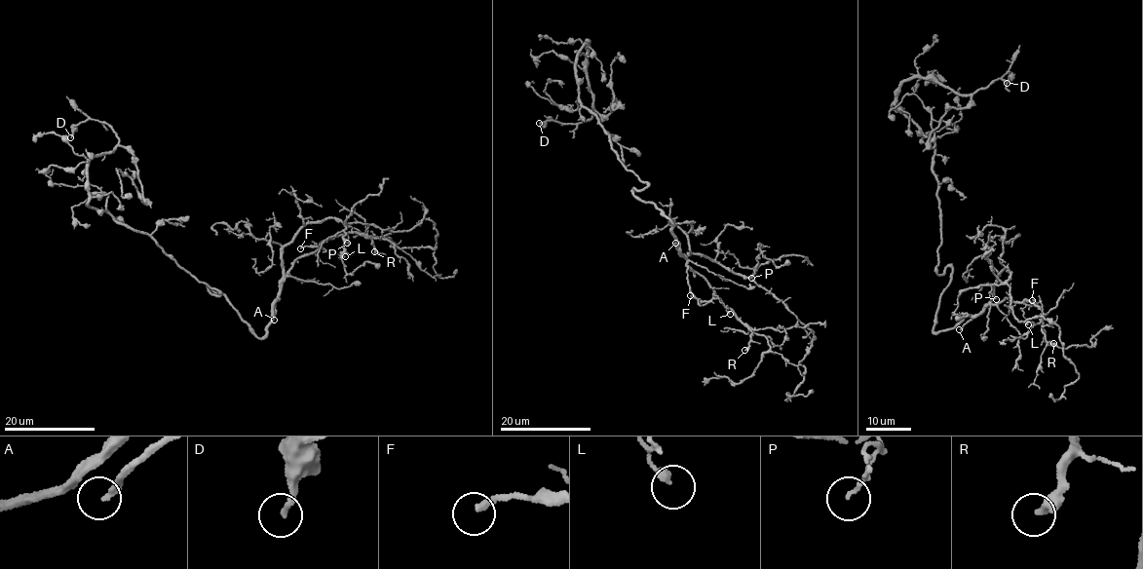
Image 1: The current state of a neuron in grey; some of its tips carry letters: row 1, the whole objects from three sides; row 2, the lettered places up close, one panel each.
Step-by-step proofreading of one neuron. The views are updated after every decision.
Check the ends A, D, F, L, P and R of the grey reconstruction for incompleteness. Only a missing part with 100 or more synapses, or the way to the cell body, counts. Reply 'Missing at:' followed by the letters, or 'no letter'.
Missing at: A

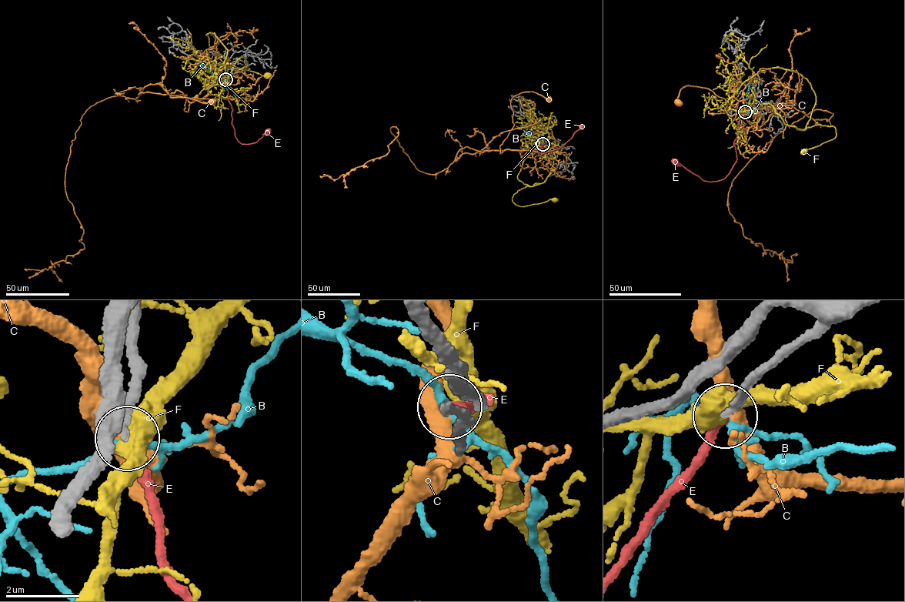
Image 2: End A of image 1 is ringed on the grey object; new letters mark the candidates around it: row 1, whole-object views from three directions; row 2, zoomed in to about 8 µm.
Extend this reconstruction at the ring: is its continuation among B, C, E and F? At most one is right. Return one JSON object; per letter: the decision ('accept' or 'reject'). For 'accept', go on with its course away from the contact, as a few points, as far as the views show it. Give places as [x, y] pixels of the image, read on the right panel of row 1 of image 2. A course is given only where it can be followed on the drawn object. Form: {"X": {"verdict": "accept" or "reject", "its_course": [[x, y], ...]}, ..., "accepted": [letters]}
{"B": {"verdict": "reject"}, "C": {"verdict": "reject"}, "E": {"verdict": "accept", "its_course": [[745, 112], [739, 118], [734, 144], [736, 162], [723, 179], [705, 181], [673, 162]]}, "F": {"verdict": "reject"}, "accepted": ["E"]}

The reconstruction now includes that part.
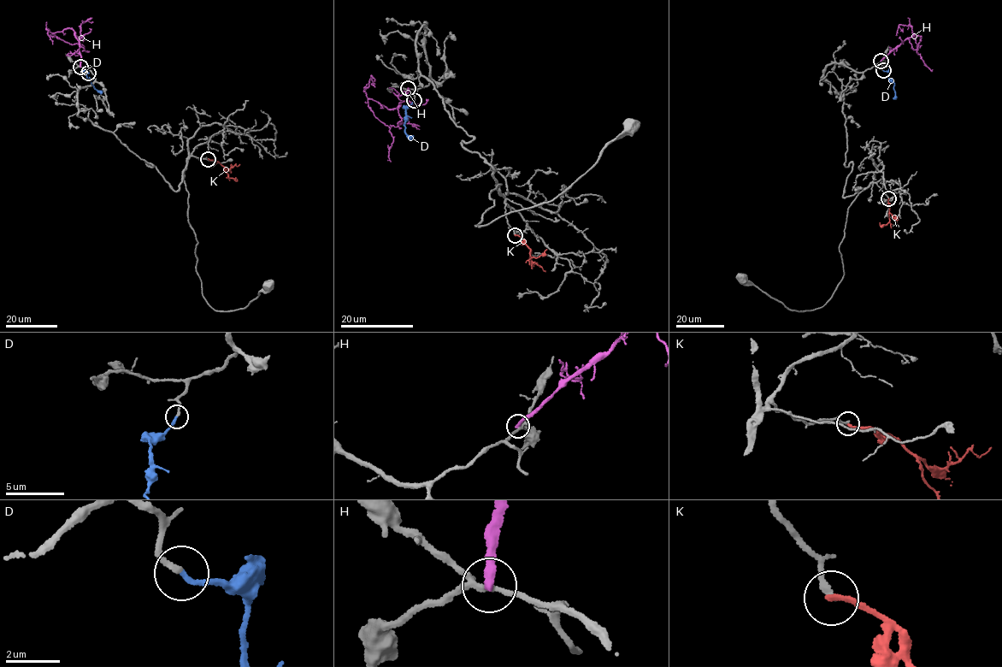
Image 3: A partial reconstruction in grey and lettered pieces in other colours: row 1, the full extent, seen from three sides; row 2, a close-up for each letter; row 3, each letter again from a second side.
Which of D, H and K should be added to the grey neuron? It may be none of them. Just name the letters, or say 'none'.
D

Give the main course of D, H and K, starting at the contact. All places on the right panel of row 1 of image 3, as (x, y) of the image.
D: (883, 70), (889, 73), (893, 82), (895, 95), (892, 99)
H: (881, 60), (916, 34), (912, 32), (916, 52), (932, 71)
K: (889, 198), (889, 221), (884, 225), (879, 223)

